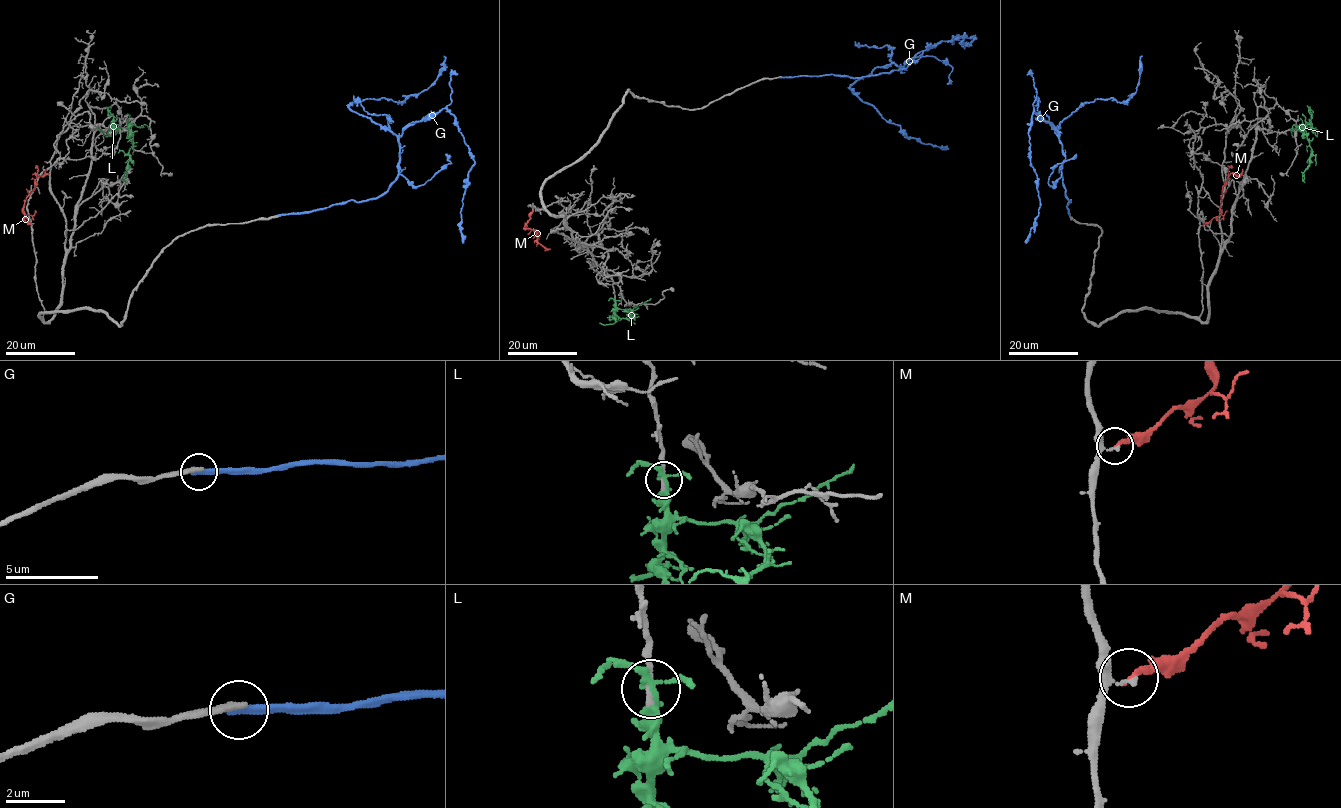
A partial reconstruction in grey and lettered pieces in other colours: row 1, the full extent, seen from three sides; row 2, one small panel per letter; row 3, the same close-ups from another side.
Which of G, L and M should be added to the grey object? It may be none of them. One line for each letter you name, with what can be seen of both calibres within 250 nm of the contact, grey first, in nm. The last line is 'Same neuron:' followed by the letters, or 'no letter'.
Same neuron: no letter

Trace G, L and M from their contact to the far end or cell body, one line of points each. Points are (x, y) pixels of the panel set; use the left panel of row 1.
G: (279, 215), (377, 199), (398, 174), (401, 134), (447, 109), (474, 161), (462, 201), (463, 243)
L: (113, 129), (127, 127), (132, 136), (128, 169), (123, 178), (125, 182)
M: (31, 225), (23, 213), (23, 204), (34, 188), (35, 173), (41, 176), (46, 169)

